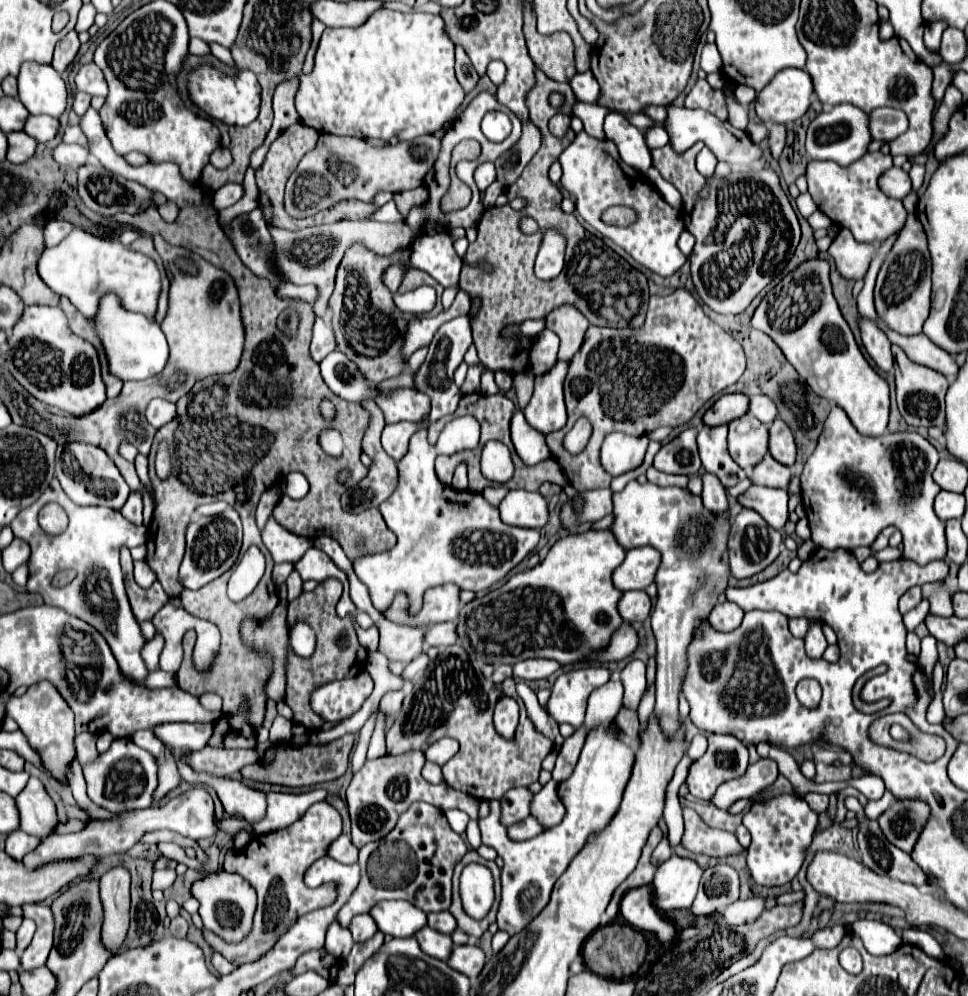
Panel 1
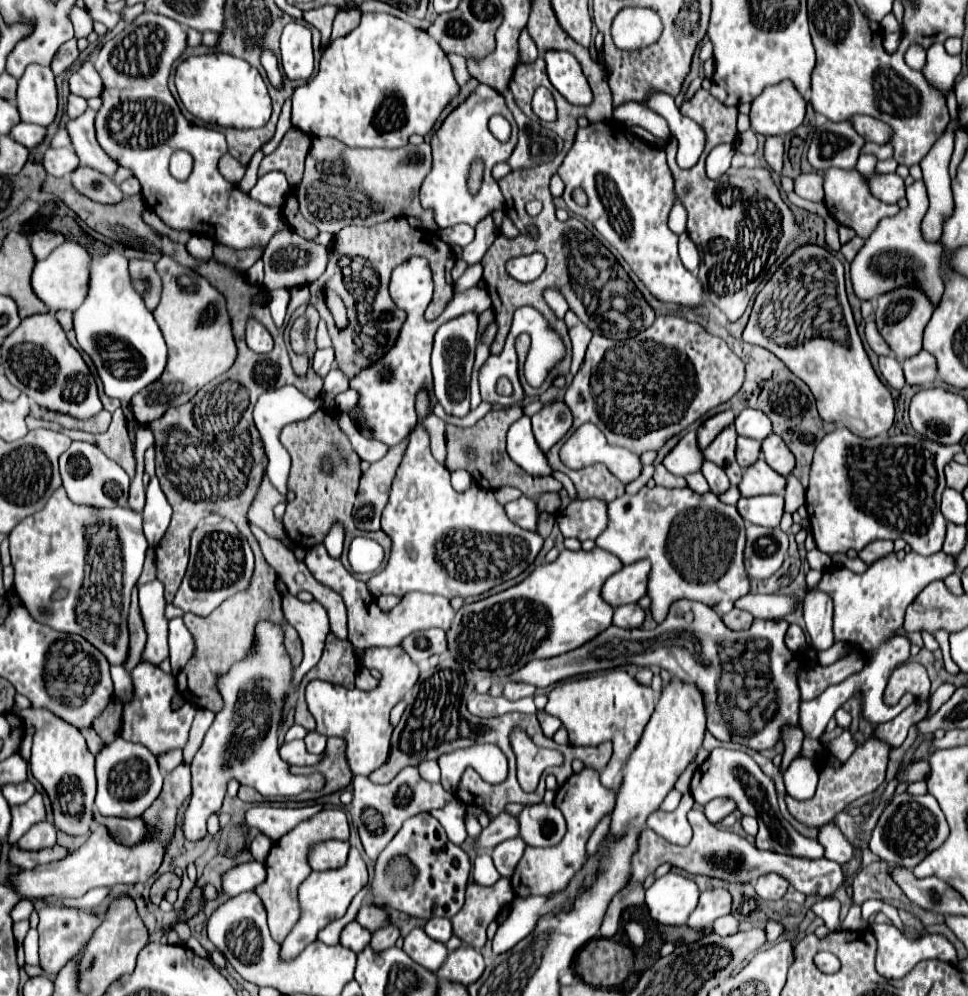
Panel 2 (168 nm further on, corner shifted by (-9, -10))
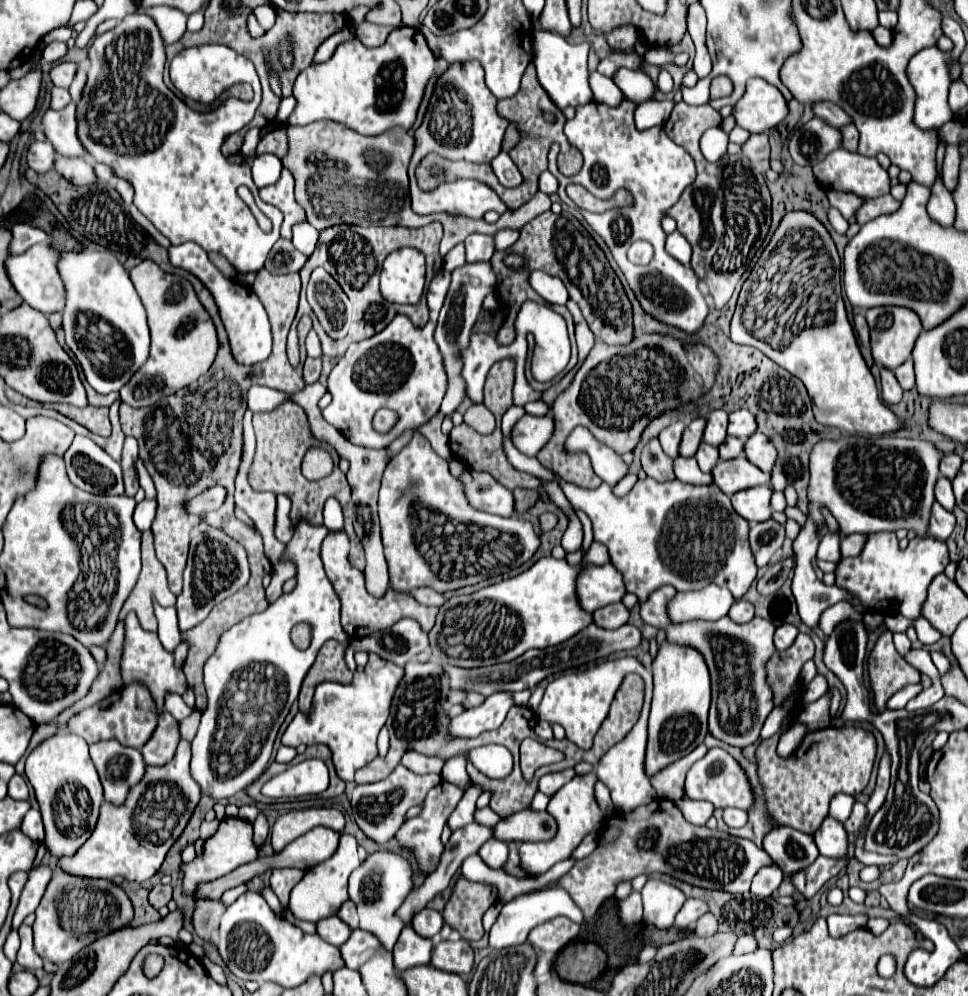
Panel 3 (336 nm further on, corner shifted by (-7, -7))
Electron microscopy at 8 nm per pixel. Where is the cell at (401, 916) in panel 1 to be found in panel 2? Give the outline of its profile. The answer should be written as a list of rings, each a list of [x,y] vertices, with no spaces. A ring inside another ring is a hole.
[[[363,904],[355,916],[355,922],[359,922],[363,928],[367,928],[369,932],[375,932],[379,928],[383,928],[389,920],[387,920],[387,914],[383,910],[379,910],[377,906],[369,906],[369,904]]]

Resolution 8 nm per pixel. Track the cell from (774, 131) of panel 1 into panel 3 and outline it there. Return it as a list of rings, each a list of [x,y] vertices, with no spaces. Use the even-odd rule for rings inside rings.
[[[769,133],[751,135],[749,141],[743,145],[743,151],[749,159],[755,159],[755,161],[769,159]]]

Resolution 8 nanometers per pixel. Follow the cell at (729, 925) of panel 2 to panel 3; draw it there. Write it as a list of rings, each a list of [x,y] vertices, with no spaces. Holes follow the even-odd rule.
[[[707,913],[707,915],[703,915],[703,917],[697,921],[695,933],[697,933],[699,937],[711,937],[711,935],[717,933],[717,929],[719,929],[719,921],[715,919],[715,915]]]

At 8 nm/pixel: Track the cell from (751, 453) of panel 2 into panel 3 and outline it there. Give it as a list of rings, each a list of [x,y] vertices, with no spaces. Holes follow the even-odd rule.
[[[727,437],[723,447],[719,447],[719,455],[721,455],[721,459],[735,459],[735,457],[743,455],[743,447],[745,447],[745,441],[741,441],[737,437]]]

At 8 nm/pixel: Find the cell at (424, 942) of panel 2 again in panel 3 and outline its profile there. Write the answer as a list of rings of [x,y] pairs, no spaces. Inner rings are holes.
[[[405,925],[393,949],[395,967],[399,967],[399,971],[405,971],[417,965],[429,965],[431,951],[433,951],[433,941],[421,937],[419,933],[415,933],[413,927]]]

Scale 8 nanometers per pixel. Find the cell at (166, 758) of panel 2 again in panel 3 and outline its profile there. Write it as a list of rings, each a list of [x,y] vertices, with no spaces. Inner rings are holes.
[[[163,709],[159,715],[159,725],[153,737],[143,745],[141,753],[147,765],[163,765],[175,757],[177,745],[179,745],[179,723],[167,709]]]

